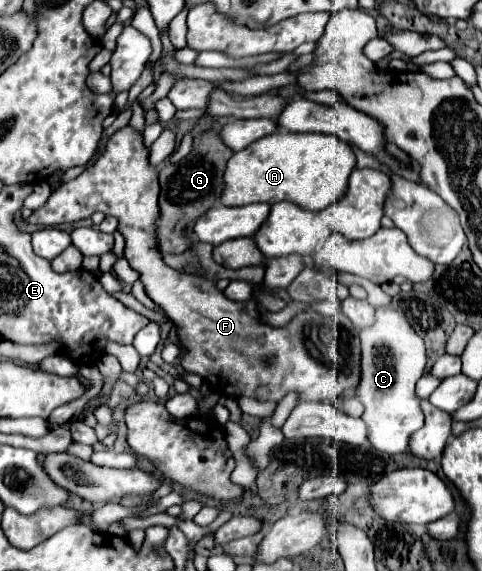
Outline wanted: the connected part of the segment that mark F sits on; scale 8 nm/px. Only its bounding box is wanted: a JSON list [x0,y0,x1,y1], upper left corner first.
[27,126,361,408]

